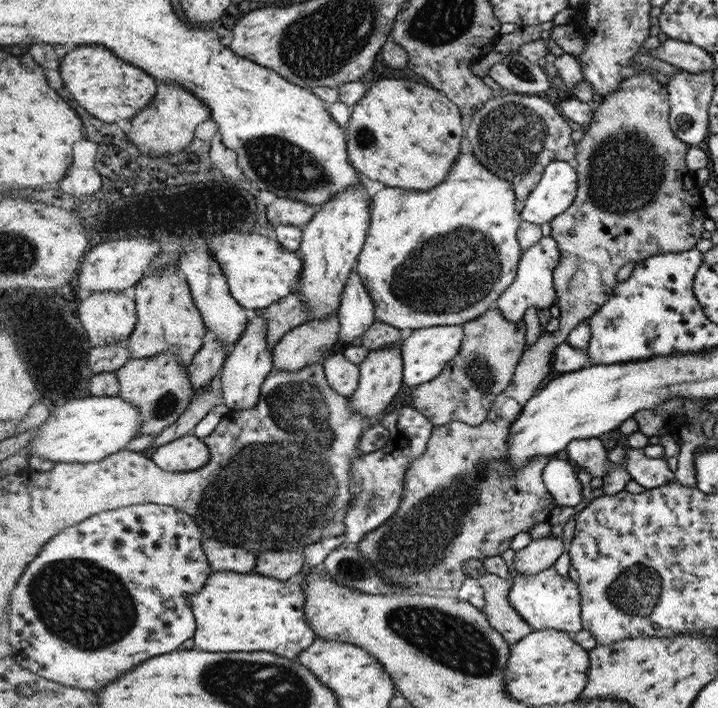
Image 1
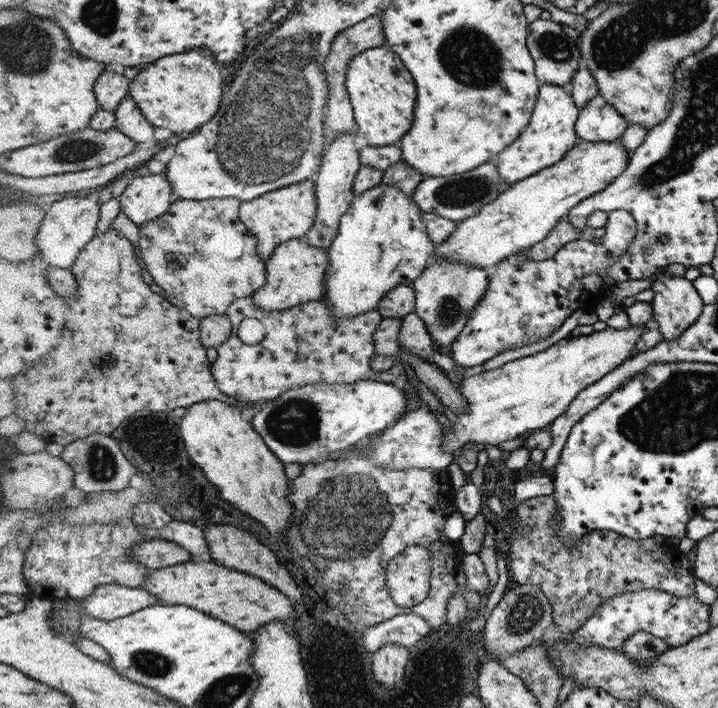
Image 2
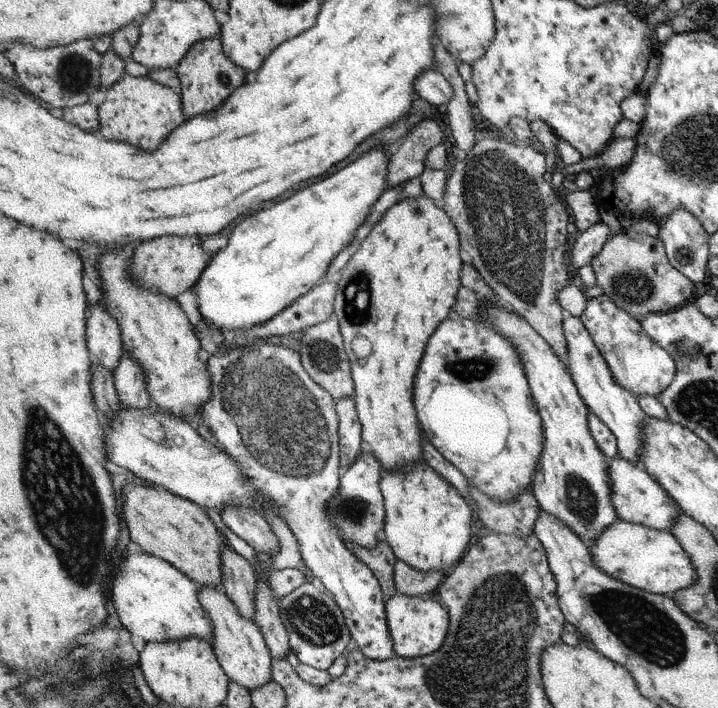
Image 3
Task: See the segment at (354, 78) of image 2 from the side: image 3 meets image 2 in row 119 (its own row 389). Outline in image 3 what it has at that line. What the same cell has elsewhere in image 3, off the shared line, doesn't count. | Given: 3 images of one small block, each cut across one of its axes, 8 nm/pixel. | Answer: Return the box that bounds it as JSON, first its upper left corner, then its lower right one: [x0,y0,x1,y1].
[333,194,462,472]

